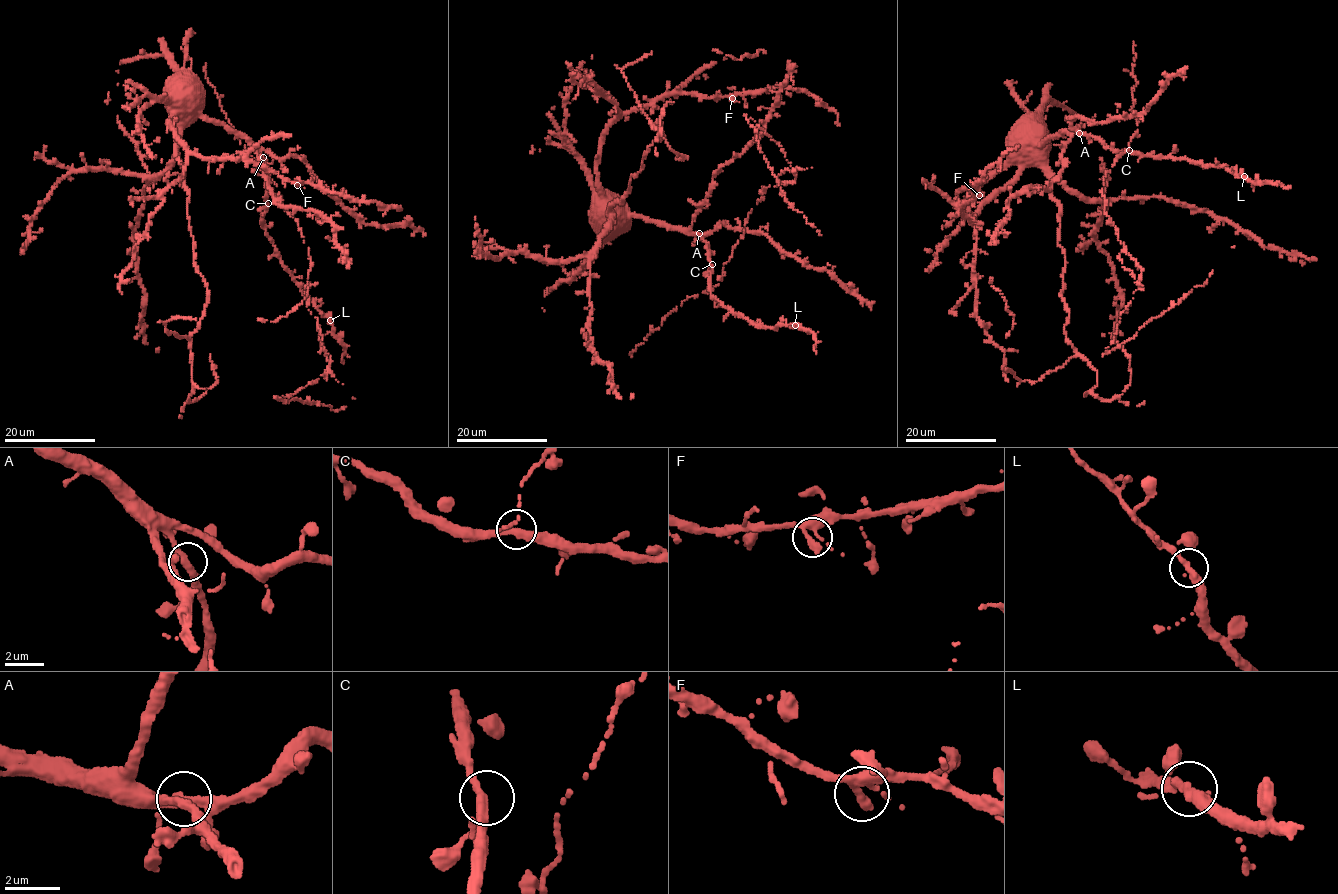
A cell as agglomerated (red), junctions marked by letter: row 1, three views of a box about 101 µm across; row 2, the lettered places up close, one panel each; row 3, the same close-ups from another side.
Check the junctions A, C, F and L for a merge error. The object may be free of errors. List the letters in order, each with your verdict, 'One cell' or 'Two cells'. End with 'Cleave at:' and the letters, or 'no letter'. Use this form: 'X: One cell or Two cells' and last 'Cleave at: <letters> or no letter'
A: One cell
C: One cell
F: One cell
L: One cell
Cleave at: no letter

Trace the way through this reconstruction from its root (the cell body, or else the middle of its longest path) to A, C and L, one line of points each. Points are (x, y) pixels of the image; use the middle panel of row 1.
A: (708, 247), (699, 233)
C: (708, 247), (712, 264)
L: (708, 247), (712, 297), (757, 325), (775, 328), (795, 324)

